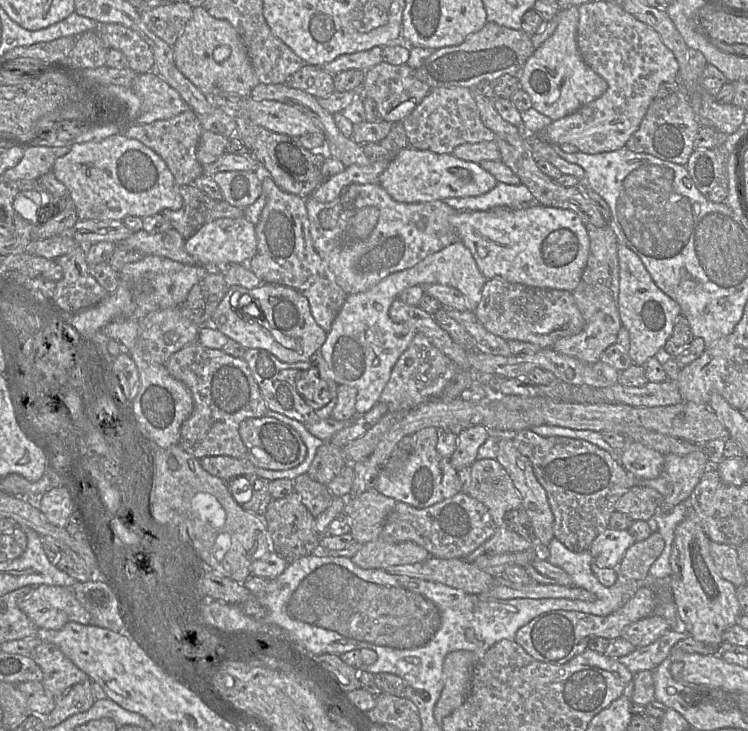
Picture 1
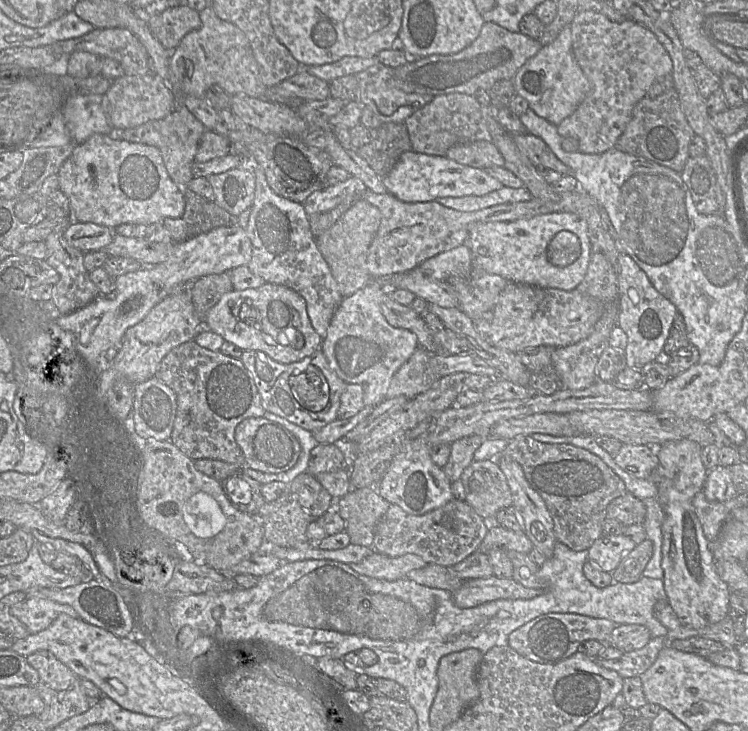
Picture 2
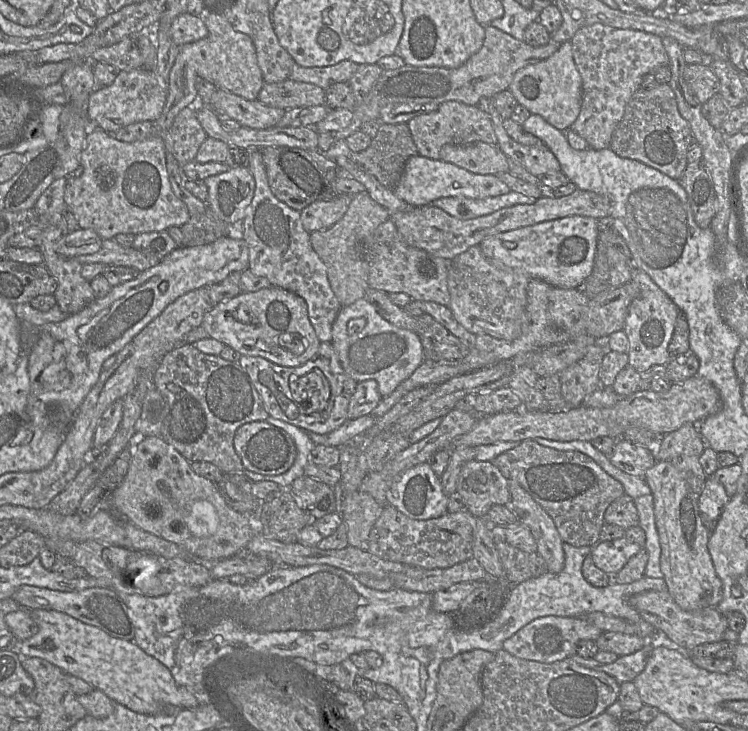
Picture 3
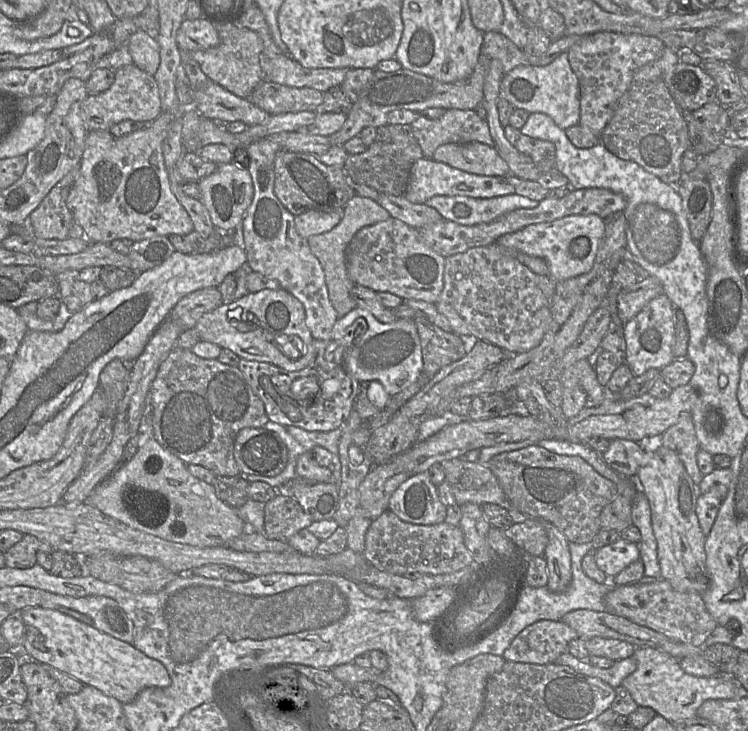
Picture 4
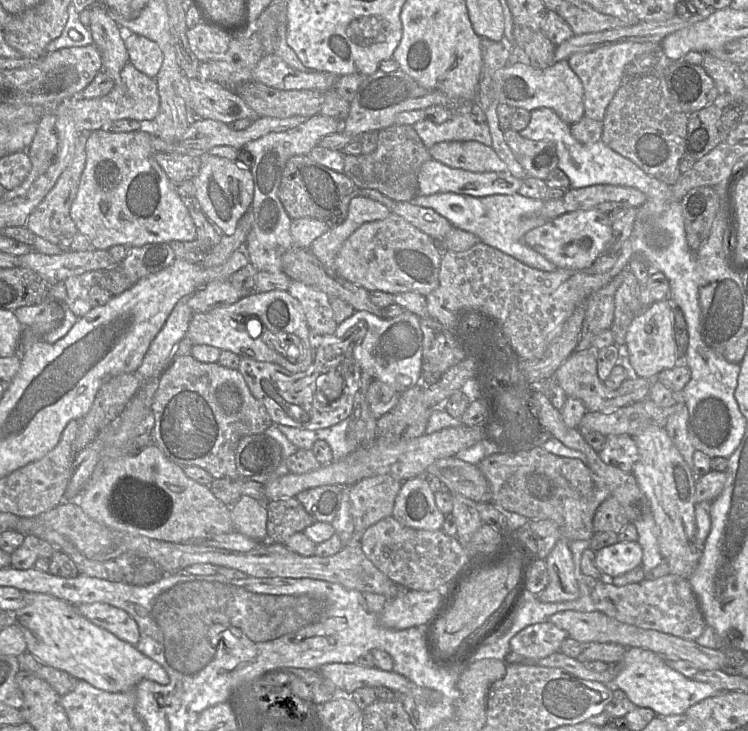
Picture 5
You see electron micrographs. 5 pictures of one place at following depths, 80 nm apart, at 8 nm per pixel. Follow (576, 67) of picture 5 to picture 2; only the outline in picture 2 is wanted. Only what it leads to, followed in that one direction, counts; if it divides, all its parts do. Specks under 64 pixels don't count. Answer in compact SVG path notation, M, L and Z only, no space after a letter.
M582 11L576 14L570 27L574 57L589 80L591 89L576 111L557 125L557 131L562 138L576 139L579 142L578 152L602 154L615 147L631 120L635 105L646 96L651 85L657 79L672 73L672 59L656 35L632 19L616 23L600 13Z

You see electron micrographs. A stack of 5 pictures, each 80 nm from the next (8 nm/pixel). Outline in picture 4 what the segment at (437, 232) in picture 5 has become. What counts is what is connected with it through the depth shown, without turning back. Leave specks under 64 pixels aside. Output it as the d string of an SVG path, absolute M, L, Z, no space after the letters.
M379 193L377 203L386 209L391 217L397 218L415 229L421 229L443 219L436 209L426 204L412 203L404 196Z

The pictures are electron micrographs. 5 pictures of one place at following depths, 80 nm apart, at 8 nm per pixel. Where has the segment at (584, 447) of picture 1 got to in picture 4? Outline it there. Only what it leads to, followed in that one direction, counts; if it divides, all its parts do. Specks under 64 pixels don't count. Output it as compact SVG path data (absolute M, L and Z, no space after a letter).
M537 444L499 453L486 465L498 479L509 509L515 509L528 518L552 523L569 542L577 544L592 542L601 529L599 517L602 509L619 495L616 484L600 475L580 456L559 455Z

